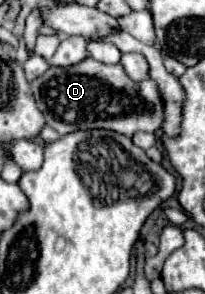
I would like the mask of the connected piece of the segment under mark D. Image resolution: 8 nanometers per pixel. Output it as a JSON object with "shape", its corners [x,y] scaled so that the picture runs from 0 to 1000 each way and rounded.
{"shape":[[[449,194],[341,228],[244,228],[215,255],[156,276],[156,323],[224,405],[224,425],[273,439],[293,459],[380,439],[546,439],[624,466],[673,446],[761,452],[790,439],[810,398],[800,337],[751,269],[663,282],[615,255],[585,214],[507,221]]]}

